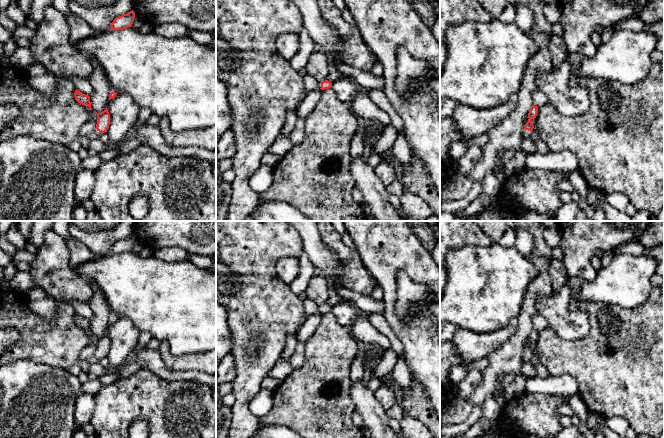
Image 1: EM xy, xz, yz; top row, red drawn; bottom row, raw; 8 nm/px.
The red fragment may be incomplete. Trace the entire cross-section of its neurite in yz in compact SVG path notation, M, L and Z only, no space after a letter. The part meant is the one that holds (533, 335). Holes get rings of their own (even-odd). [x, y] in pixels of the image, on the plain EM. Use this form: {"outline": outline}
{"outline": "M533 329L531 331L531 333L529 334L529 337L528 337L528 346L524 349L524 356L523 356L523 362L530 362L531 360L531 355L533 354L534 352L534 349L532 348L532 343L533 342L536 342L537 340L537 337L538 337L538 331Z"}

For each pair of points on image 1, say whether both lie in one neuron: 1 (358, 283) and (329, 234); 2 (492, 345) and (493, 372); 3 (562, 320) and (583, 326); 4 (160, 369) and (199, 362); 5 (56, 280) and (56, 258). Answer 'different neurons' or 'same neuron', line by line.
1: same neuron
2: different neurons
3: same neuron
4: different neurons
5: same neuron

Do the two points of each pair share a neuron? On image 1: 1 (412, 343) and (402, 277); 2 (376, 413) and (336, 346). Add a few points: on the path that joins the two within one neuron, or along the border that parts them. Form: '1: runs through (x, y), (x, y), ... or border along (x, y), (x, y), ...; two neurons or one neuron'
1: border along (429, 305), (404, 319), (395, 311); two neurons
2: border along (351, 383), (350, 398), (355, 406); two neurons

